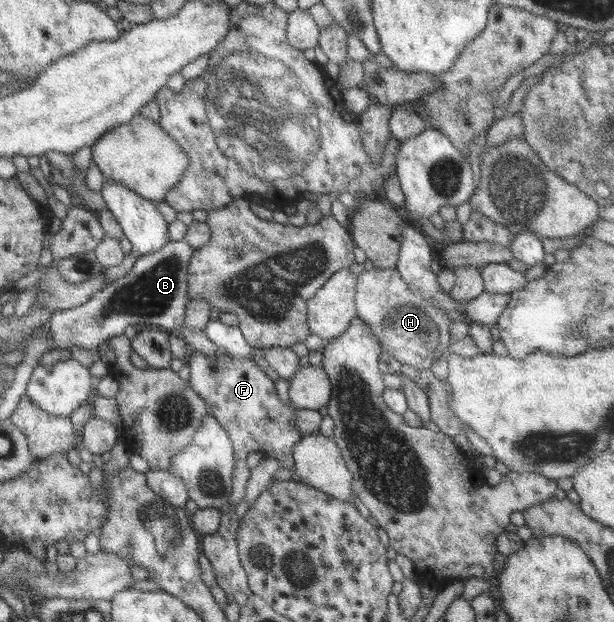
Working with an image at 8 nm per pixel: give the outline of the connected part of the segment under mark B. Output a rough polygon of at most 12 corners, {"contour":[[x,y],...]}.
{"contour":[[186,239],[49,319],[53,347],[95,352],[128,325],[186,322]]}

